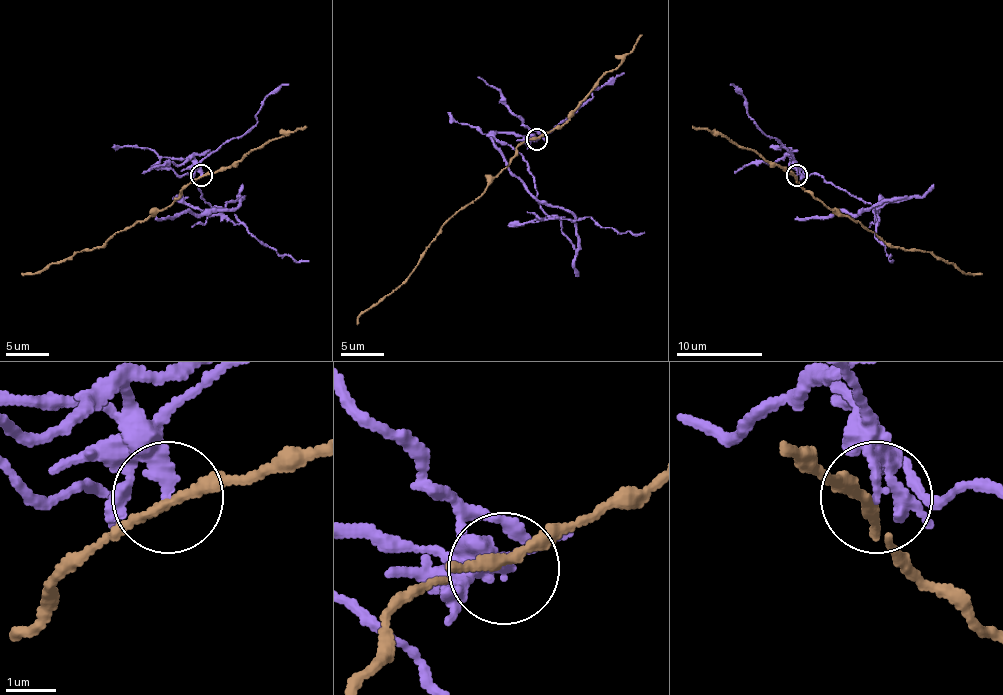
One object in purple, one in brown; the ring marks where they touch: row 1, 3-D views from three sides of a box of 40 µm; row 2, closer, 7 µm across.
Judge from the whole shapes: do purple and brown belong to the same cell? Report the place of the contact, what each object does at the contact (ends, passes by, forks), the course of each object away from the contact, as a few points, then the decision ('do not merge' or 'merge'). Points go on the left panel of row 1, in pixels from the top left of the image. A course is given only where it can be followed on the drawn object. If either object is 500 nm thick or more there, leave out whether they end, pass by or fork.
place (201, 175); purple ends; brown passes by; course purple (201, 176), (185, 159), (160, 161), (160, 167), (188, 174), (213, 206), (239, 204), (155, 219); course brown (201, 176), (181, 189), (177, 197), (155, 214), (117, 232), (106, 242), (76, 251), (65, 260), (22, 275); do not merge

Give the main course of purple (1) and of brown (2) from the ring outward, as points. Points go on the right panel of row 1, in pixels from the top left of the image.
1: (796, 176), (790, 156), (807, 176), (815, 174), (878, 208), (902, 199), (882, 199), (856, 214), (794, 219)
2: (796, 176), (805, 189), (841, 214), (874, 232), (884, 242), (932, 251), (966, 273), (981, 275)

